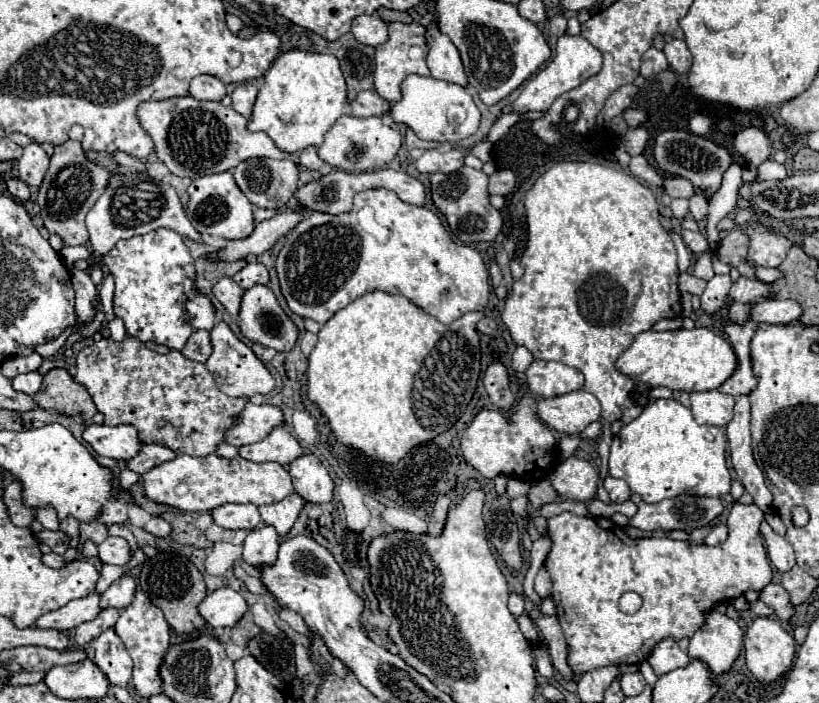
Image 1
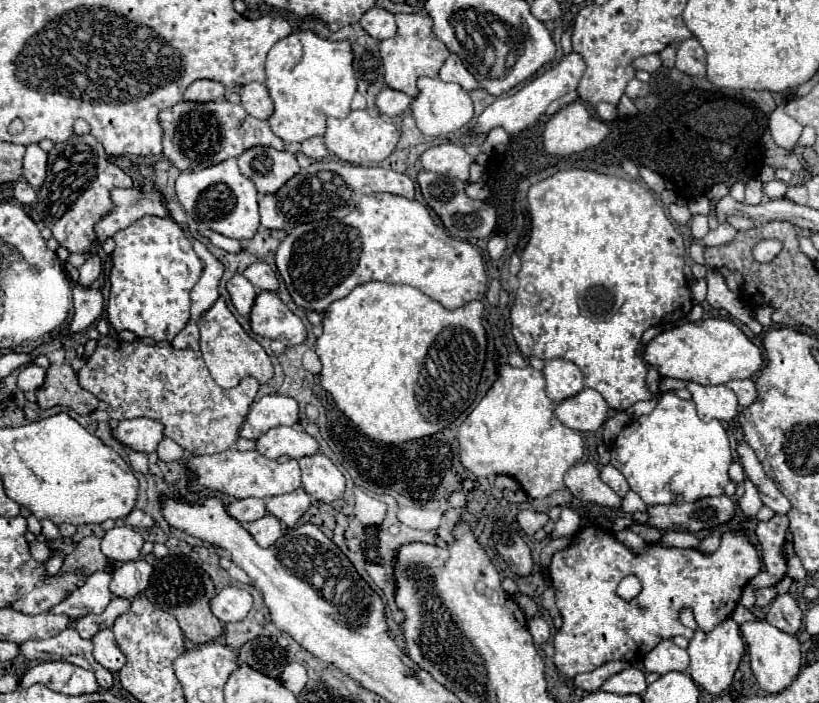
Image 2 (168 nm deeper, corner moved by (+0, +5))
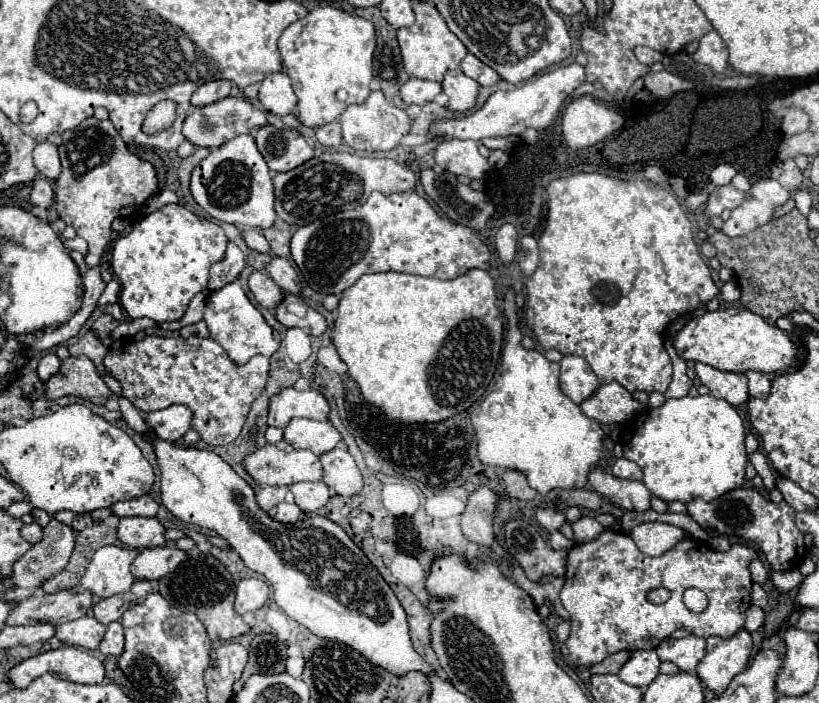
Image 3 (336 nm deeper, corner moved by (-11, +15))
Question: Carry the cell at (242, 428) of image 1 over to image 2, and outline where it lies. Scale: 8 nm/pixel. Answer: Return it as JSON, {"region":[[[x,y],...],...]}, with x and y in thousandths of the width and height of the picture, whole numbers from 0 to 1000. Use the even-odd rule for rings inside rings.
{"region":[[[321,563],[314,569],[299,595],[294,623],[314,626],[326,612],[343,606],[343,603],[365,603],[365,575],[360,566],[353,563]]]}

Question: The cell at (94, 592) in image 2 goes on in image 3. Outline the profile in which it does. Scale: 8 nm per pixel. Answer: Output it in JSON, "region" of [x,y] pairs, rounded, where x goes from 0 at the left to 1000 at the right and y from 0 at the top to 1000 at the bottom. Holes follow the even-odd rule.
{"region":[[[127,777],[117,782],[105,817],[90,842],[112,842],[120,851],[132,851],[147,842],[156,842],[164,822],[159,802],[166,794],[166,782],[147,777]]]}

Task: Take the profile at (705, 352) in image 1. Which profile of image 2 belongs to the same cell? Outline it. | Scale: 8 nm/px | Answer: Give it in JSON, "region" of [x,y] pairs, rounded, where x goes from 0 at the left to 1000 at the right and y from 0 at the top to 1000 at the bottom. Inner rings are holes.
{"region":[[[880,452],[853,455],[849,461],[839,458],[807,472],[790,489],[788,501],[780,501],[780,506],[790,518],[797,518],[812,538],[849,541],[853,546],[888,546],[897,538],[919,538],[932,521],[929,495],[922,492],[893,455]]]}

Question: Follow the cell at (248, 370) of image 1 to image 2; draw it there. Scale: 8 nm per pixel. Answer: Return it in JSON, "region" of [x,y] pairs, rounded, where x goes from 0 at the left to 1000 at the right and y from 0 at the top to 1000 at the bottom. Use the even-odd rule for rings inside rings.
{"region":[[[267,424],[245,452],[243,452],[243,469],[245,469],[245,504],[253,515],[253,523],[260,535],[260,541],[270,552],[284,552],[294,543],[299,535],[311,535],[319,546],[324,546],[333,535],[331,509],[321,498],[321,492],[309,484],[289,458],[289,452],[277,438],[275,427]]]}

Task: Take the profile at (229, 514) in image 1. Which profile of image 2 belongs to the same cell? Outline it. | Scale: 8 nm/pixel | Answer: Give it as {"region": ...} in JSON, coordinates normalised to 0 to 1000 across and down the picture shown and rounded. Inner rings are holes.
{"region":[[[297,708],[297,711],[287,711],[277,720],[277,728],[289,737],[297,745],[311,743],[316,737],[321,737],[326,731],[324,725],[324,714],[316,708]]]}

